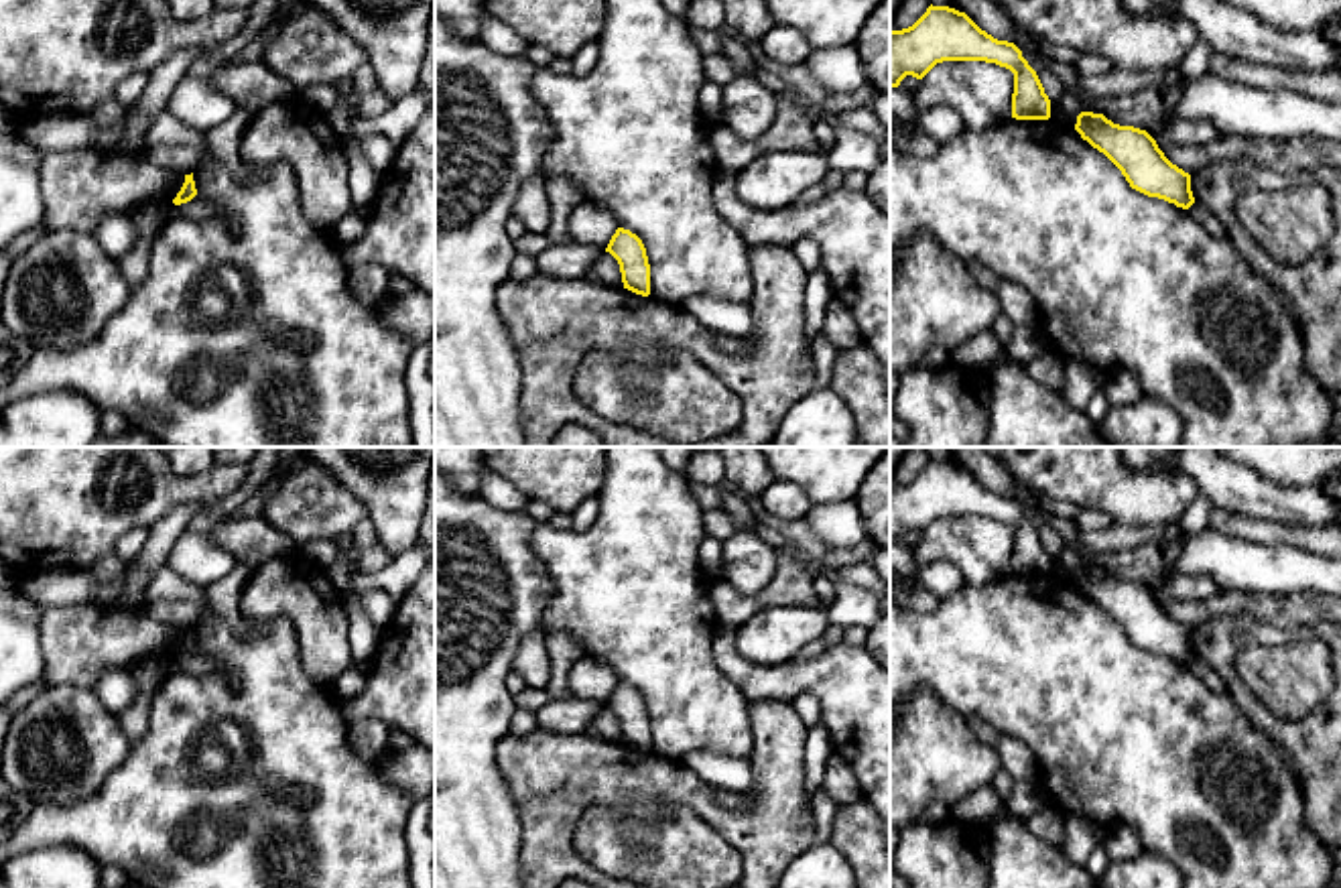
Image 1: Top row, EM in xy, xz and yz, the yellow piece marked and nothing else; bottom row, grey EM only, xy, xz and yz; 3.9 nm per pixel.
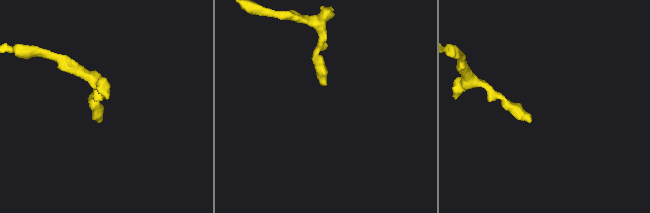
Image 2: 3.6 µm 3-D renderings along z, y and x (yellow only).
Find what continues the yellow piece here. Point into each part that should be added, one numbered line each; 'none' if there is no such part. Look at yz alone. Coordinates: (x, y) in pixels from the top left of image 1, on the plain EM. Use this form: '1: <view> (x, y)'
none

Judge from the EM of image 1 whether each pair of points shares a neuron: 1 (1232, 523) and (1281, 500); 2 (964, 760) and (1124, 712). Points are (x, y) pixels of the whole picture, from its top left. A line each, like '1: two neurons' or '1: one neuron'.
1: two neurons
2: two neurons

